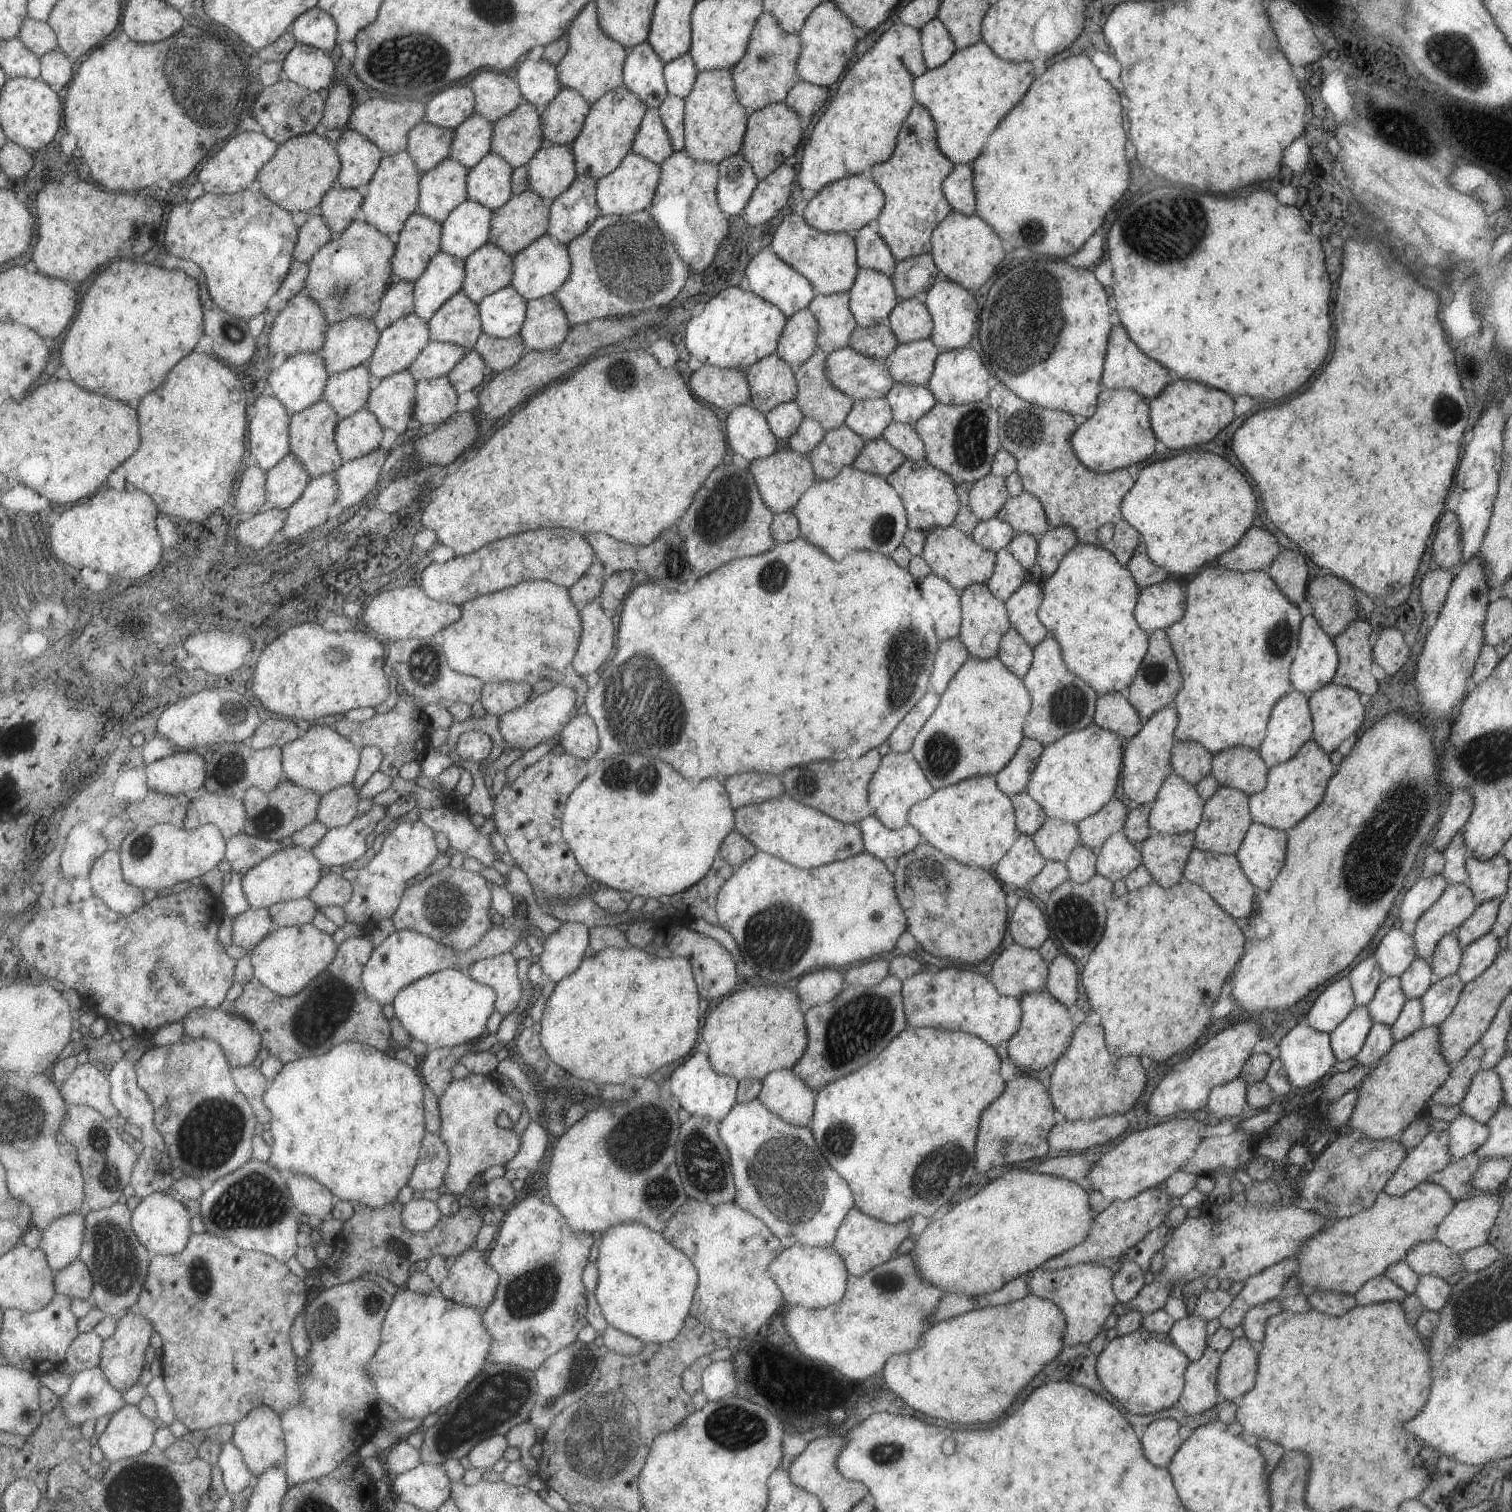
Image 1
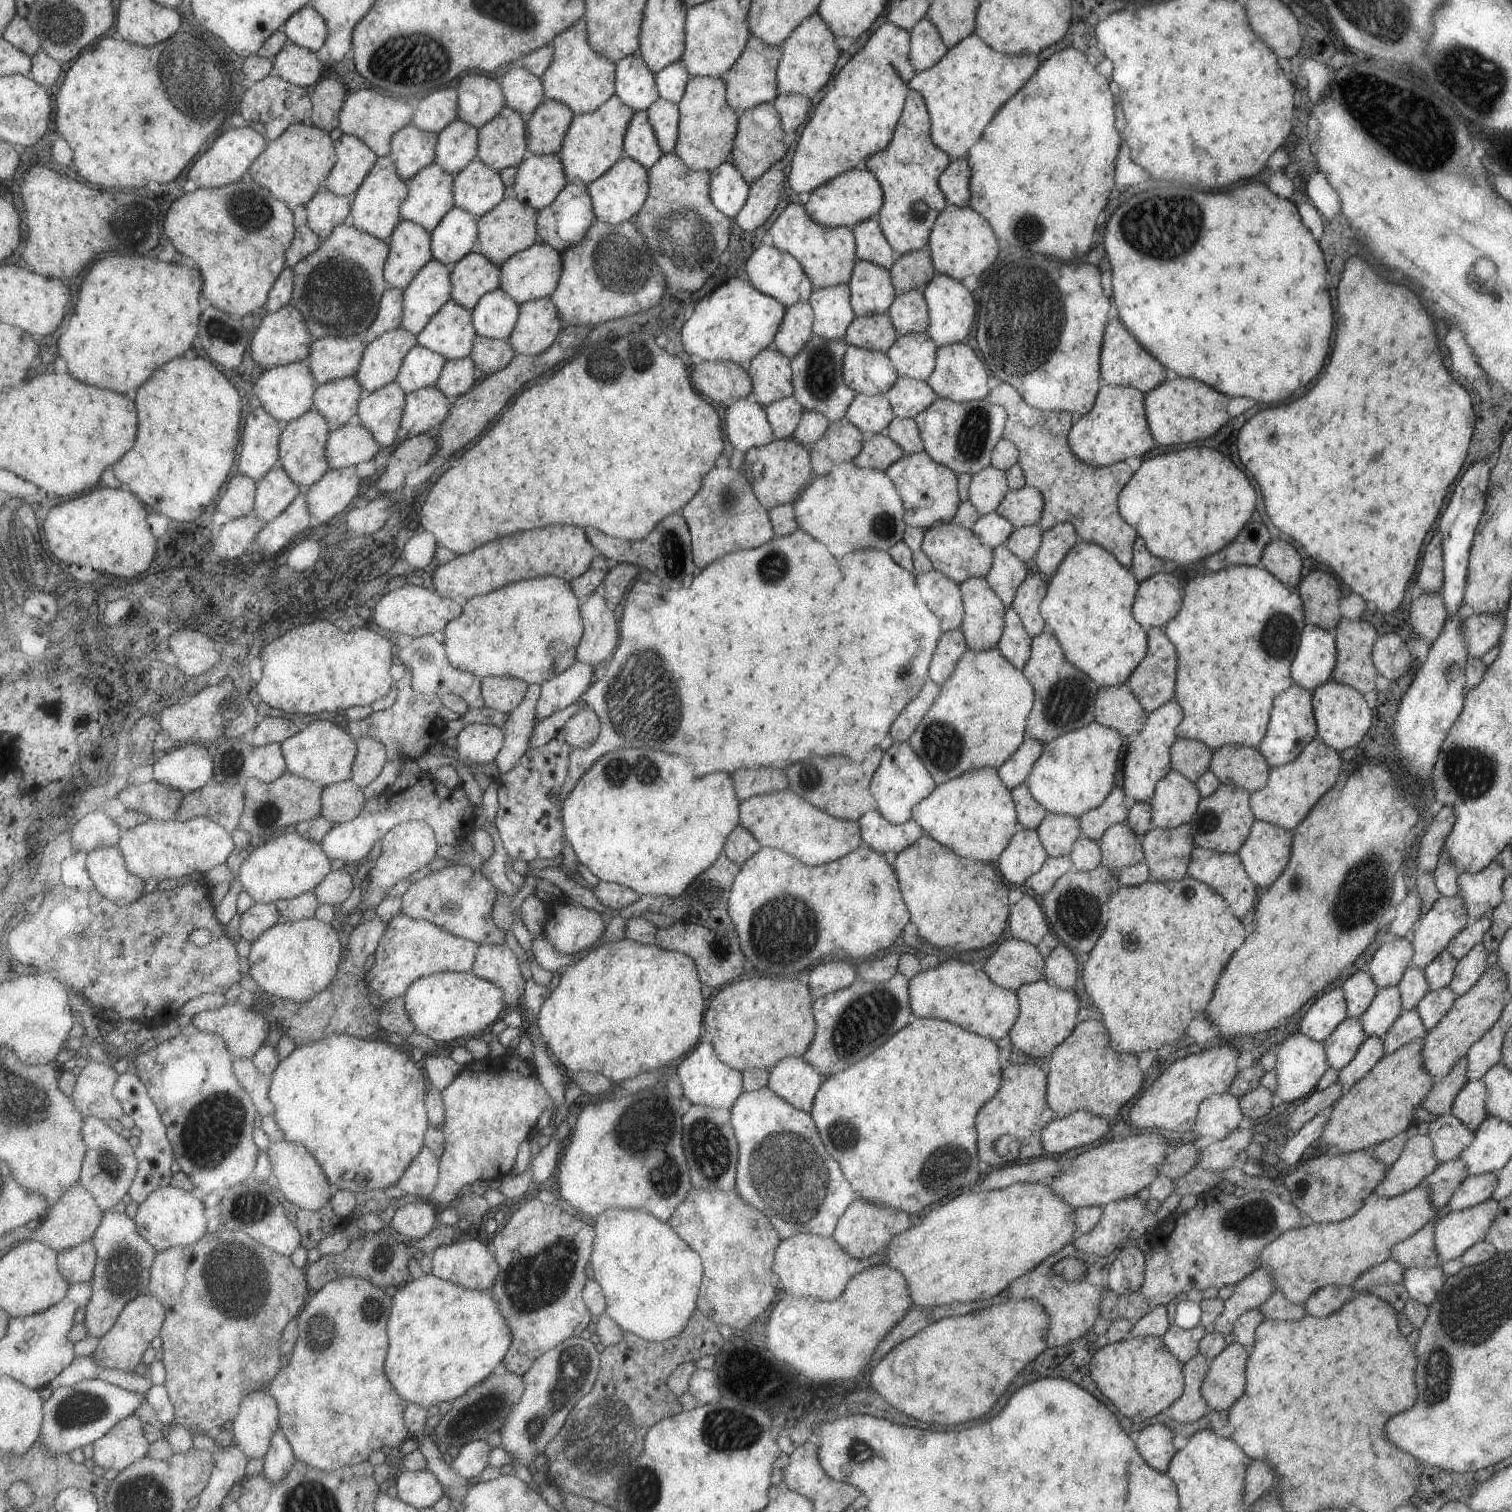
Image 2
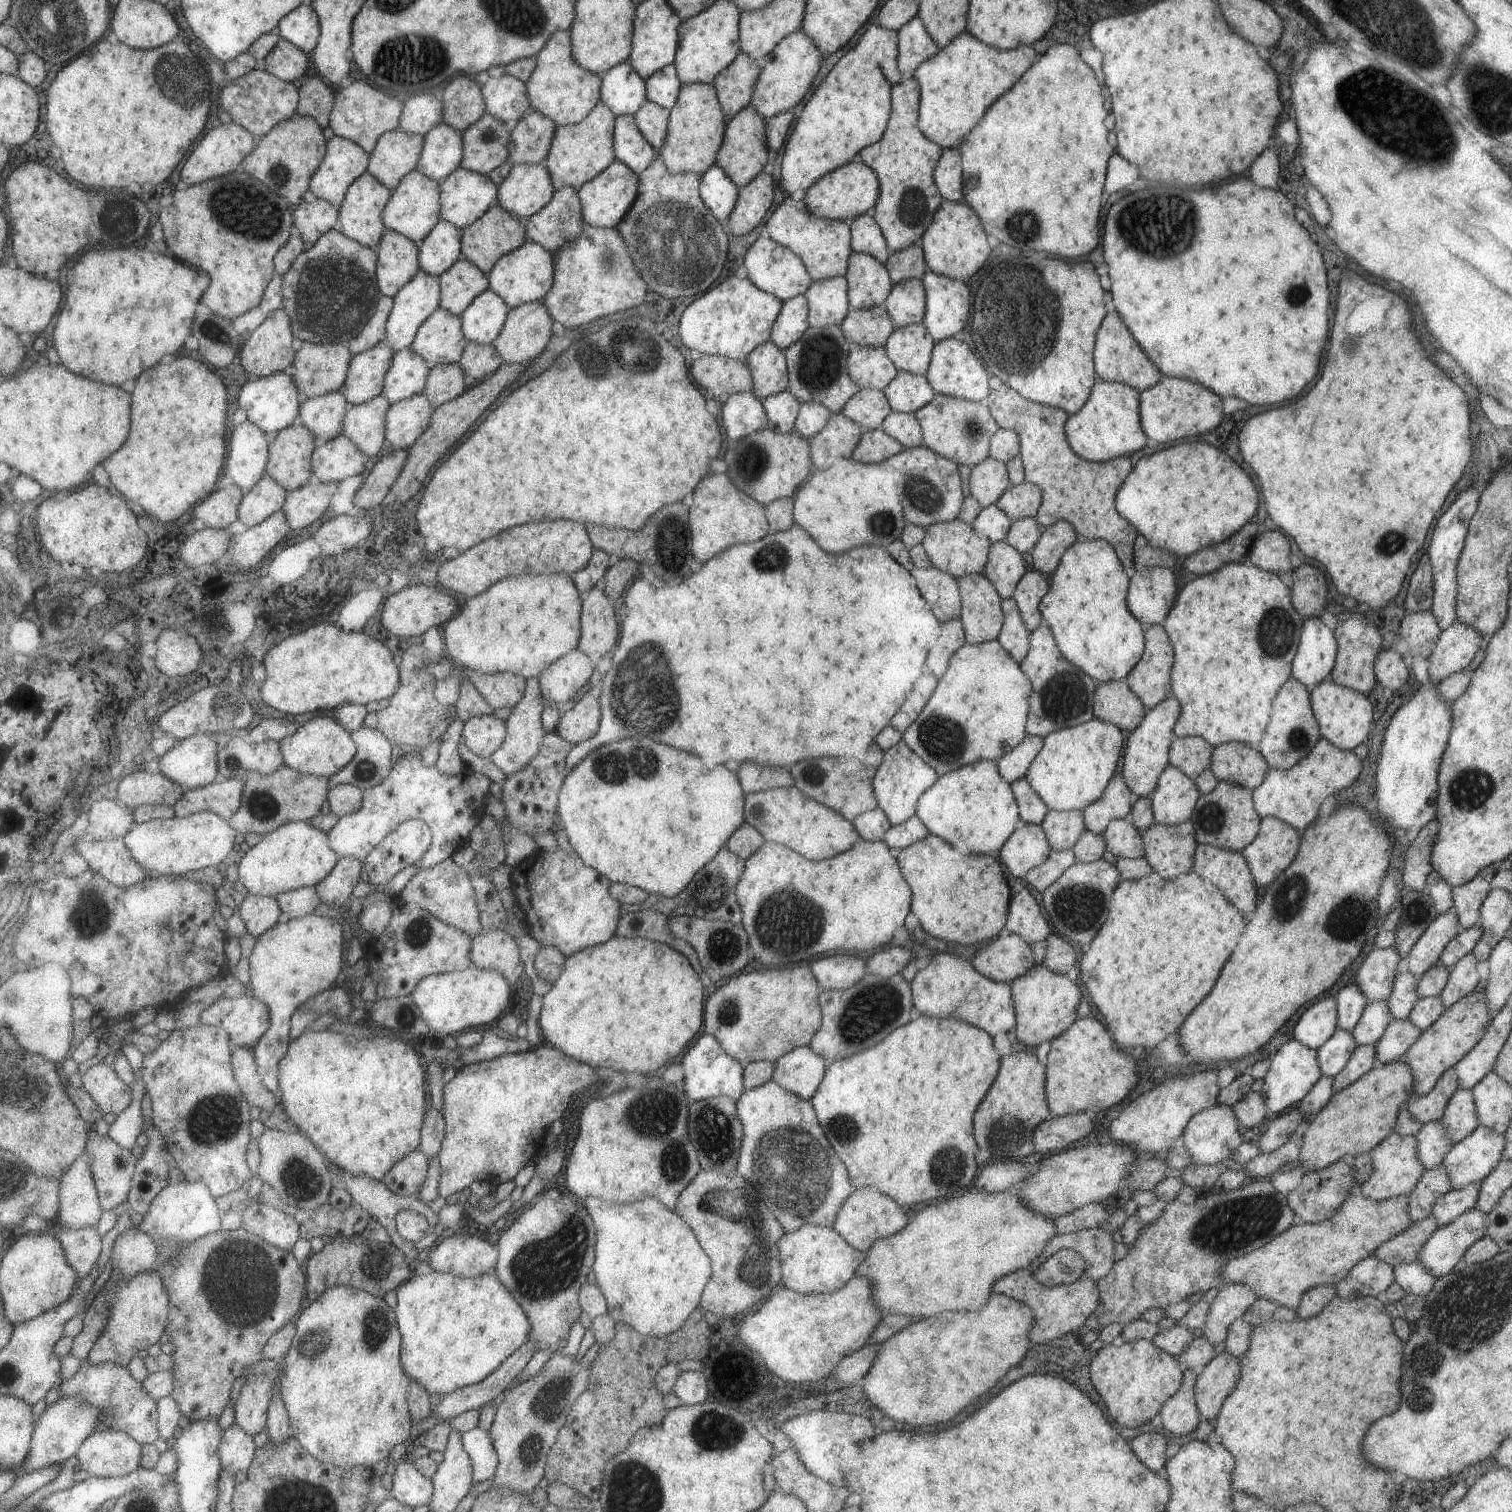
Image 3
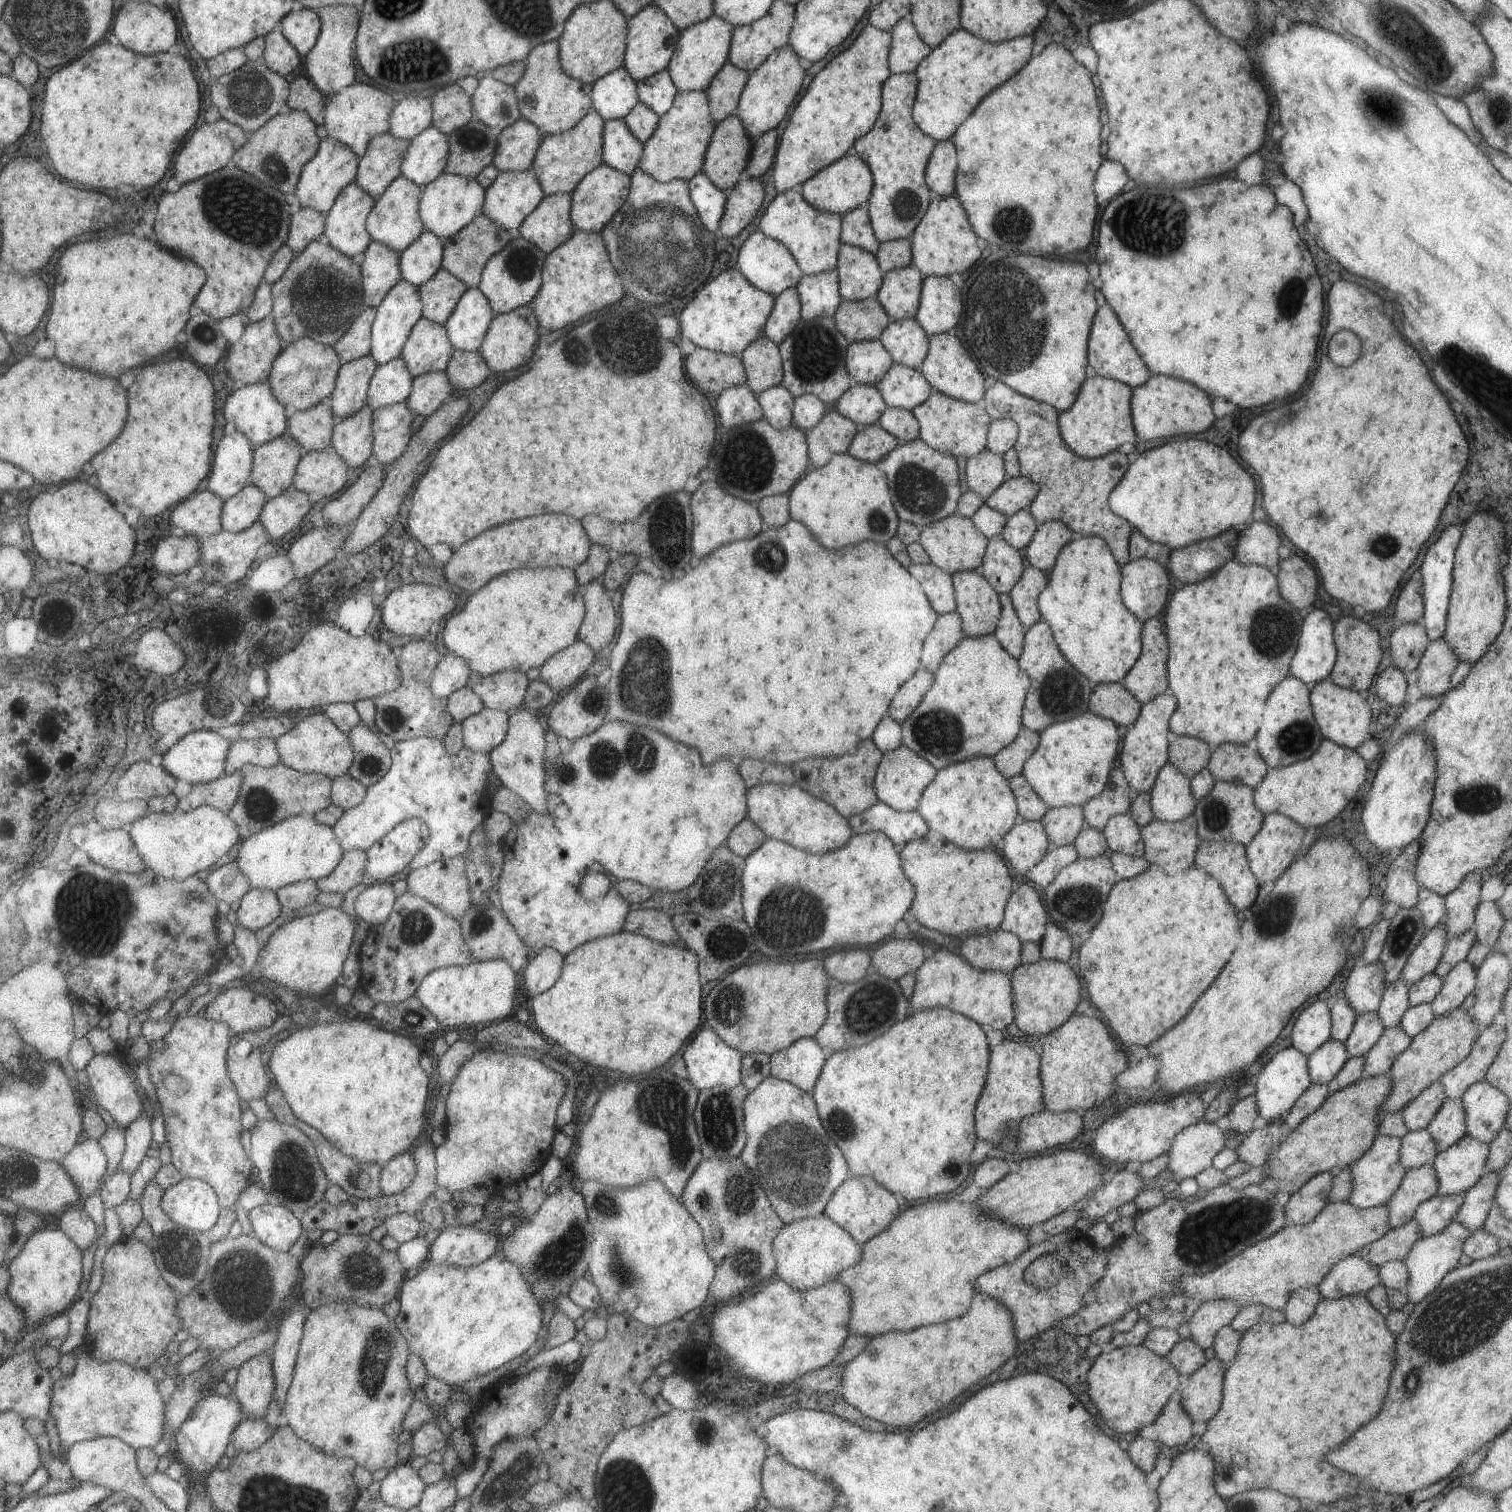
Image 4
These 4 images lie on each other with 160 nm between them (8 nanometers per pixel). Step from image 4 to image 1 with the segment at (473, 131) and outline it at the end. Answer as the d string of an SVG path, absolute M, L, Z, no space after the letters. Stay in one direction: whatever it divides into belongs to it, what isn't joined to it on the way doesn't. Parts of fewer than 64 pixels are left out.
M523 102L511 113L498 118L492 123L492 148L491 152L501 155L514 169L527 165L532 160L533 155L544 146L545 140L542 138L541 121L539 118L540 108L536 108L530 102Z

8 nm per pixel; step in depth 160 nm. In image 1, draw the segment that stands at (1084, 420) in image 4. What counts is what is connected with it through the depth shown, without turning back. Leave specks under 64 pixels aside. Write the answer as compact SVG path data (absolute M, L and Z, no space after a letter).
M1101 388L1097 395L1097 404L1093 416L1077 426L1070 438L1074 455L1083 466L1096 473L1108 473L1117 469L1125 469L1129 464L1137 464L1155 452L1155 440L1149 418L1149 399L1129 389Z

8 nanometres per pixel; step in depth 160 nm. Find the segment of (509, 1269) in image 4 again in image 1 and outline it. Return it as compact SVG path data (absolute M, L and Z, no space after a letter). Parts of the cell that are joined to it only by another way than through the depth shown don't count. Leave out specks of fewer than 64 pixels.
M437 1287L431 1294L419 1294L409 1288L401 1288L394 1296L382 1328L382 1341L376 1356L369 1361L368 1375L376 1384L383 1403L390 1404L403 1419L415 1420L441 1406L452 1404L461 1393L466 1392L469 1381L480 1372L493 1342L482 1322L482 1314L473 1307L466 1307L445 1298Z

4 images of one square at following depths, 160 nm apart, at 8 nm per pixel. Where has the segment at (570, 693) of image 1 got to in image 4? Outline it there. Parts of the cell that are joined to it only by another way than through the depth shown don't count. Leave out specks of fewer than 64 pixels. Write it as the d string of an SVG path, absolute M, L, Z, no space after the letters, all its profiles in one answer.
M576 640L571 646L565 647L563 650L553 654L548 661L545 661L538 668L539 679L541 679L549 688L555 692L562 692L563 688L573 686L573 682L580 680L585 676L586 670L592 664L593 657L596 653L592 648L589 648L584 642Z

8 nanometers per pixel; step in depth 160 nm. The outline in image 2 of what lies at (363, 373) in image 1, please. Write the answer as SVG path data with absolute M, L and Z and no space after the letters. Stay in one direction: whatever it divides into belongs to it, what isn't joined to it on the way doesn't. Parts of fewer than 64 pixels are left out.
M357 375L338 378L317 387L314 409L328 418L331 432L356 421L360 400L366 395Z

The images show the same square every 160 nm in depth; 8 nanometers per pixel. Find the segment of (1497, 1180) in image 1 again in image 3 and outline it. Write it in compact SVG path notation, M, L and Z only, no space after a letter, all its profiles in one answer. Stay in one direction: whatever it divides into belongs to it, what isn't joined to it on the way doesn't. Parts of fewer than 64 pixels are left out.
M1470 1184L1460 1189L1451 1189L1435 1200L1431 1207L1430 1214L1435 1217L1440 1227L1452 1221L1462 1212L1473 1208L1477 1197L1477 1184Z

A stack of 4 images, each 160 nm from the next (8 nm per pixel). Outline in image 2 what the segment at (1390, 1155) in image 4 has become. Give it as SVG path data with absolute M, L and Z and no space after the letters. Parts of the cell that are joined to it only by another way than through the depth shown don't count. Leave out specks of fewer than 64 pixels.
M1427 1135L1407 1138L1399 1158L1389 1166L1385 1178L1374 1188L1374 1193L1385 1198L1404 1193L1421 1183L1438 1164Z

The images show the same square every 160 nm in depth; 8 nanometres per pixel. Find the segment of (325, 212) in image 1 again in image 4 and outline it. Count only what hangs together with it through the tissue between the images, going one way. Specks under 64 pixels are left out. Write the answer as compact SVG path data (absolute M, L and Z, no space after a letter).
M305 207L292 215L292 228L287 244L301 254L313 241L323 239L326 234L328 215L320 210Z

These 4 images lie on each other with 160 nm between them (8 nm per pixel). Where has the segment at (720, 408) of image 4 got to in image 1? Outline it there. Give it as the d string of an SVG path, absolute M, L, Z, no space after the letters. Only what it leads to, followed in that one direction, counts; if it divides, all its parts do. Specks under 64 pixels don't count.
M750 404L728 409L725 434L729 448L747 462L768 457L781 444L768 427L764 413Z

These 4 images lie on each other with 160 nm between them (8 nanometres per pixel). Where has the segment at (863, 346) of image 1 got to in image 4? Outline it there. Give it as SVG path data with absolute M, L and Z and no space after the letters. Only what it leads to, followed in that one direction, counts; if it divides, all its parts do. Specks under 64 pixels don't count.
M871 297L860 301L842 300L833 318L835 328L849 343L877 340L891 321L877 300Z

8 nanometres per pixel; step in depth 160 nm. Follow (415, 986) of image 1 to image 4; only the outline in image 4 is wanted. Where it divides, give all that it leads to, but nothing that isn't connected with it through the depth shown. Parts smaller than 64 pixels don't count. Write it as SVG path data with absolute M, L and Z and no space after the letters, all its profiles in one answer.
M503 959L473 961L466 967L453 965L434 970L421 981L415 996L435 1014L442 1031L467 1028L469 1024L493 1022L510 1016L515 998L515 976Z

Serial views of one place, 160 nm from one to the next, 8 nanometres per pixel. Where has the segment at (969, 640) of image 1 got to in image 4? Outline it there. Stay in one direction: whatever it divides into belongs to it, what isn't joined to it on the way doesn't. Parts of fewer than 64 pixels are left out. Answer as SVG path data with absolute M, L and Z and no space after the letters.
M978 570L953 573L951 580L964 636L993 634L1000 617L1000 602L993 587Z

